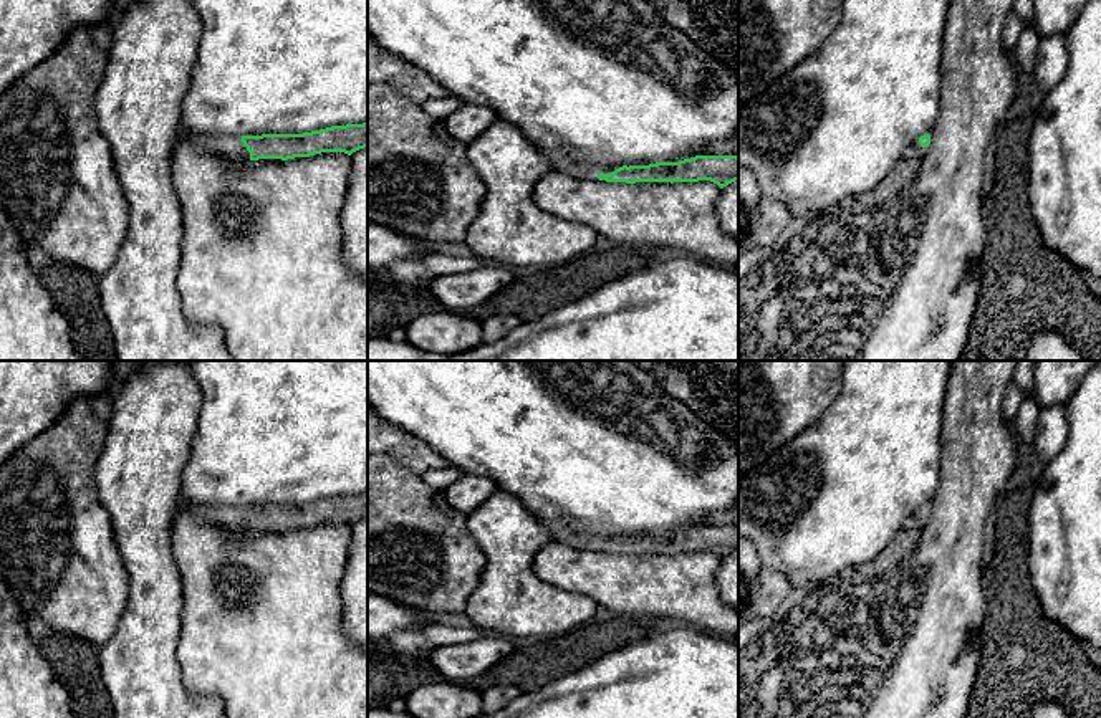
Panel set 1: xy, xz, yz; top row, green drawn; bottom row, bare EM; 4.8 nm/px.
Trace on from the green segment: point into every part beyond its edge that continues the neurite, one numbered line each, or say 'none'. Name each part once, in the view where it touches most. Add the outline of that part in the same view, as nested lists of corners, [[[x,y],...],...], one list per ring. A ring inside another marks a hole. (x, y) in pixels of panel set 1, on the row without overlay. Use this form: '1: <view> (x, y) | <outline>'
1: xy (227, 518) | [[[199,506],[195,515],[225,531],[250,531],[250,523],[243,516],[242,508]]]

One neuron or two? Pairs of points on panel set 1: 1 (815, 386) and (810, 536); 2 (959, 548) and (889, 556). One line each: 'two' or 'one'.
1: two
2: two

